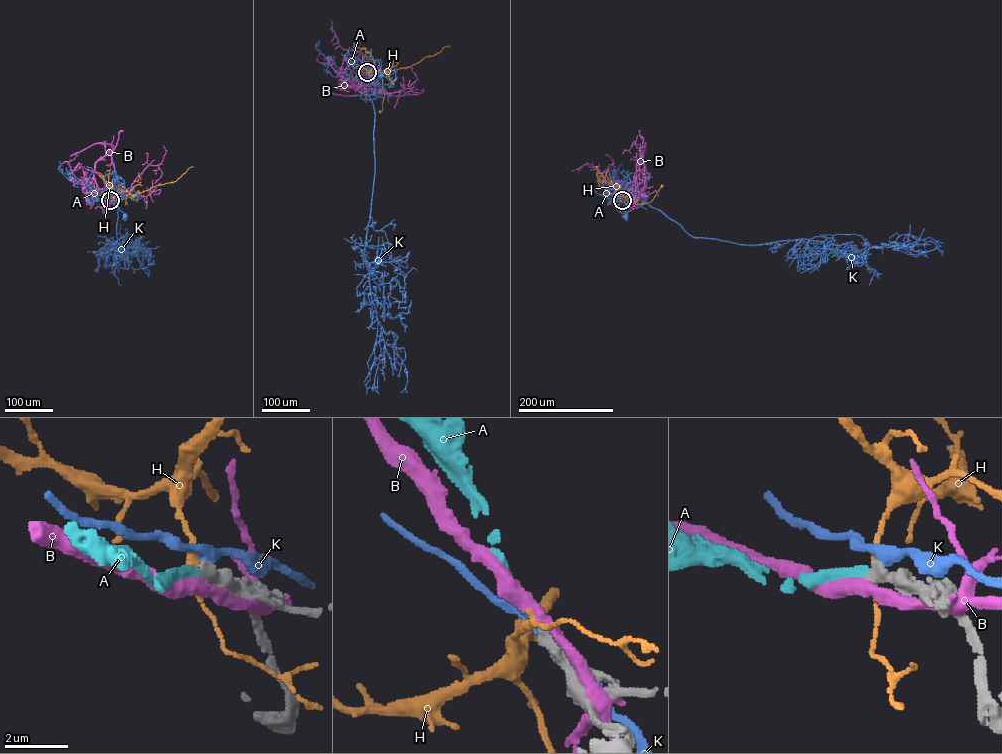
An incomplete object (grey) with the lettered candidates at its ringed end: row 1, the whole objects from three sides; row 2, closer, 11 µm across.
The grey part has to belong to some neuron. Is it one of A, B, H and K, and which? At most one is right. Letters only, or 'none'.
A

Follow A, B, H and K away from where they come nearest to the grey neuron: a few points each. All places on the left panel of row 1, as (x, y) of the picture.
A: (110, 200), (93, 192), (84, 193)
B: (110, 200), (97, 186), (95, 163), (110, 154), (120, 191), (127, 193), (144, 169), (161, 162), (163, 145)
H: (110, 200), (112, 197), (126, 195), (127, 203), (123, 186)
K: (110, 200), (119, 194), (106, 189), (118, 217), (118, 240), (106, 239), (114, 251), (128, 241), (109, 243)

